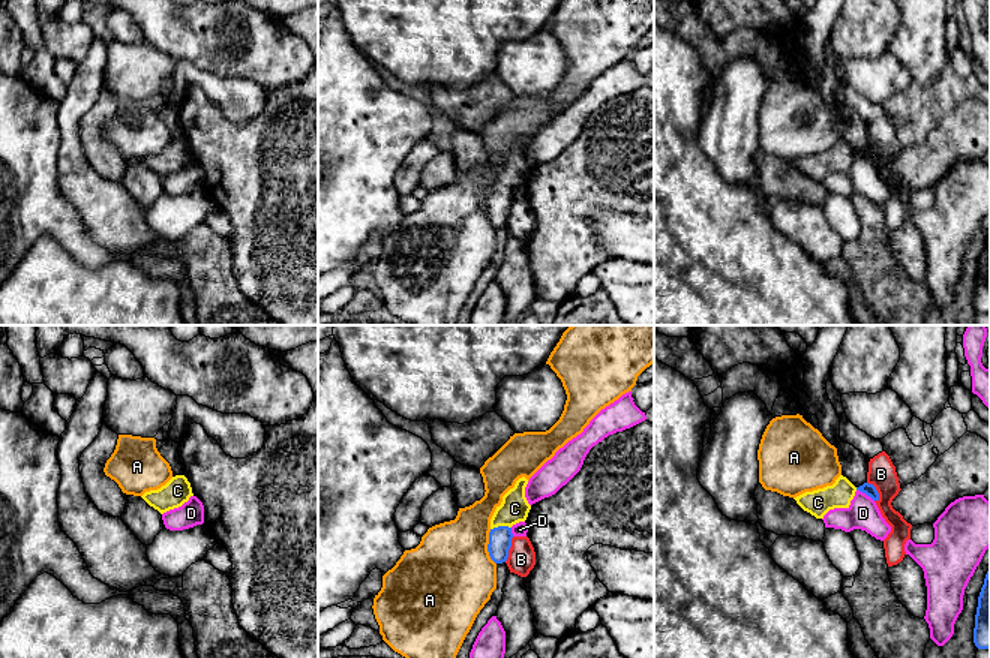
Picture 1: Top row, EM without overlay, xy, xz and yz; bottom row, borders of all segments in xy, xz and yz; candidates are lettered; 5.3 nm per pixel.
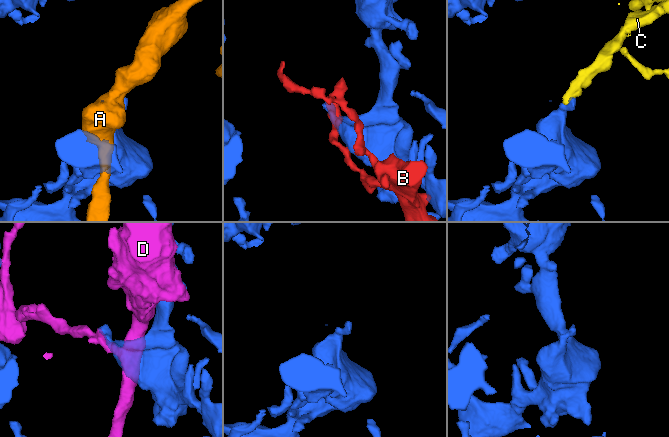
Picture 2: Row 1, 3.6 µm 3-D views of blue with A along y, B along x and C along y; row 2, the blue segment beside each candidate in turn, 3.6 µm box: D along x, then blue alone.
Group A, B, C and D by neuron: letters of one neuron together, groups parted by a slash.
A / B / C / D

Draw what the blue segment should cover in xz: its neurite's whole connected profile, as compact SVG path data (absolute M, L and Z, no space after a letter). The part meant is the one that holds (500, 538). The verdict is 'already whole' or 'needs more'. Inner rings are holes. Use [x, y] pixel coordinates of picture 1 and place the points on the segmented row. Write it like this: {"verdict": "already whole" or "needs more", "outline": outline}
{"verdict": "needs more", "outline": "M525 477L519 478L514 487L502 496L501 505L496 507L490 519L488 552L495 564L507 561L513 538L512 526L525 522L531 510L525 498L526 484Z"}

